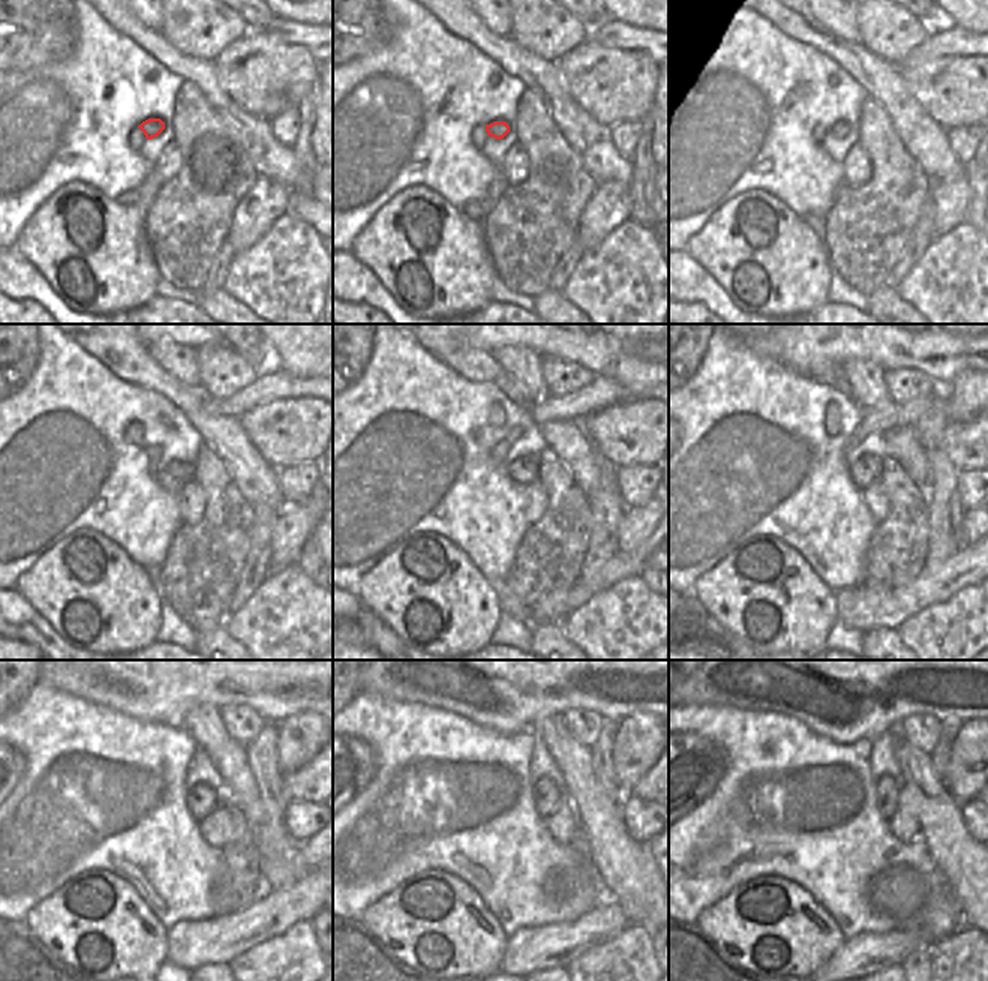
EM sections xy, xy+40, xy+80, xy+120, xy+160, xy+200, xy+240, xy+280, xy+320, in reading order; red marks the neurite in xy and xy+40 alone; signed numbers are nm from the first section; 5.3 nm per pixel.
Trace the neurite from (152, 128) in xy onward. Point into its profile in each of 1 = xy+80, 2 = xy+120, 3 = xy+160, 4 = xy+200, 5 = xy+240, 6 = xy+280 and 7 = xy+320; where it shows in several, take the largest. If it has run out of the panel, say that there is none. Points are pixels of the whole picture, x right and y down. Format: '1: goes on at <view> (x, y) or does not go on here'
1: goes on at xy+80 (838, 129)
2: goes on at xy+120 (185, 471)
3: goes on at xy+160 (523, 471)
4: goes on at xy+200 (864, 471)
5: goes on at xy+240 (201, 800)
6: goes on at xy+280 (546, 794)
7: goes on at xy+320 (886, 791)

